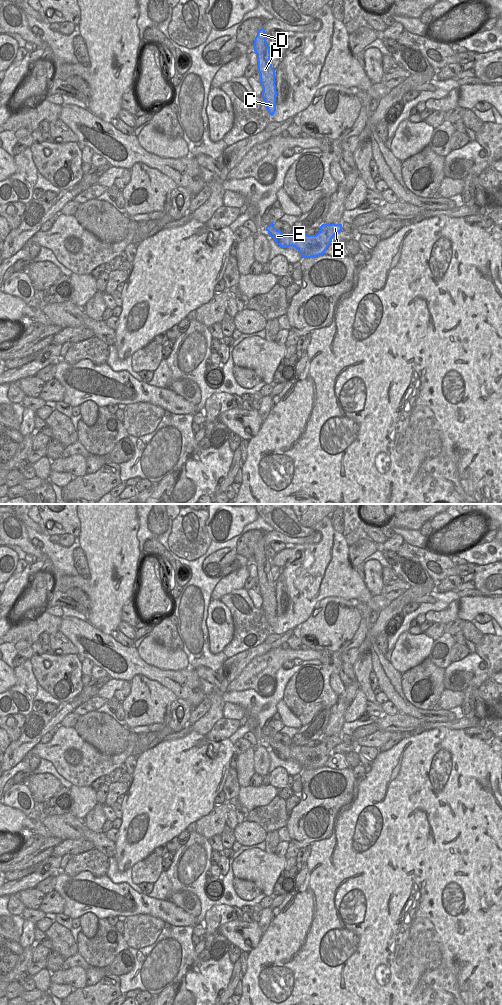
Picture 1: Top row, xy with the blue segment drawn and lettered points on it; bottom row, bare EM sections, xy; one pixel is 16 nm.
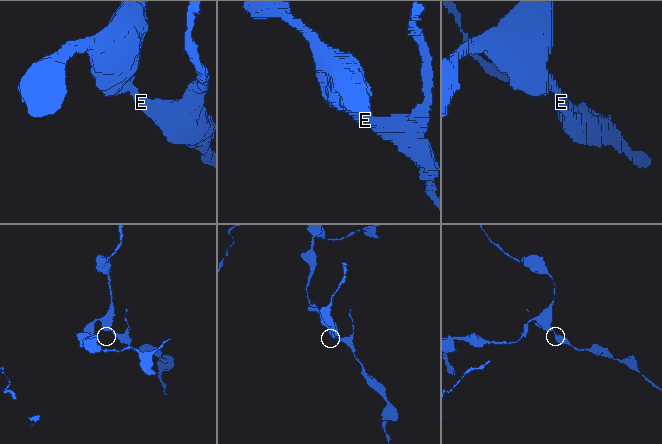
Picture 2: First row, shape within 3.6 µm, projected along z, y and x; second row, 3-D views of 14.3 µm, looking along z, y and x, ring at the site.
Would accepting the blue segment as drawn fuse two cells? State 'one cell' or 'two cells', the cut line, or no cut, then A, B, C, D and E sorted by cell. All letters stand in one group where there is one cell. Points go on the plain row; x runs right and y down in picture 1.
one cell; cut none; groups A B C D E

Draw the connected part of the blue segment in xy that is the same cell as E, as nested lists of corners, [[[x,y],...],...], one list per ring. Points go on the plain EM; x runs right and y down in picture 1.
[[[273,734],[265,741],[277,757],[282,760],[295,759],[302,770],[317,769],[325,766],[333,749],[342,742],[342,736],[322,736],[316,747],[285,746],[273,738]]]

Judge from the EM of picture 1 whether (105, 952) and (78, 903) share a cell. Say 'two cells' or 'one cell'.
two cells

